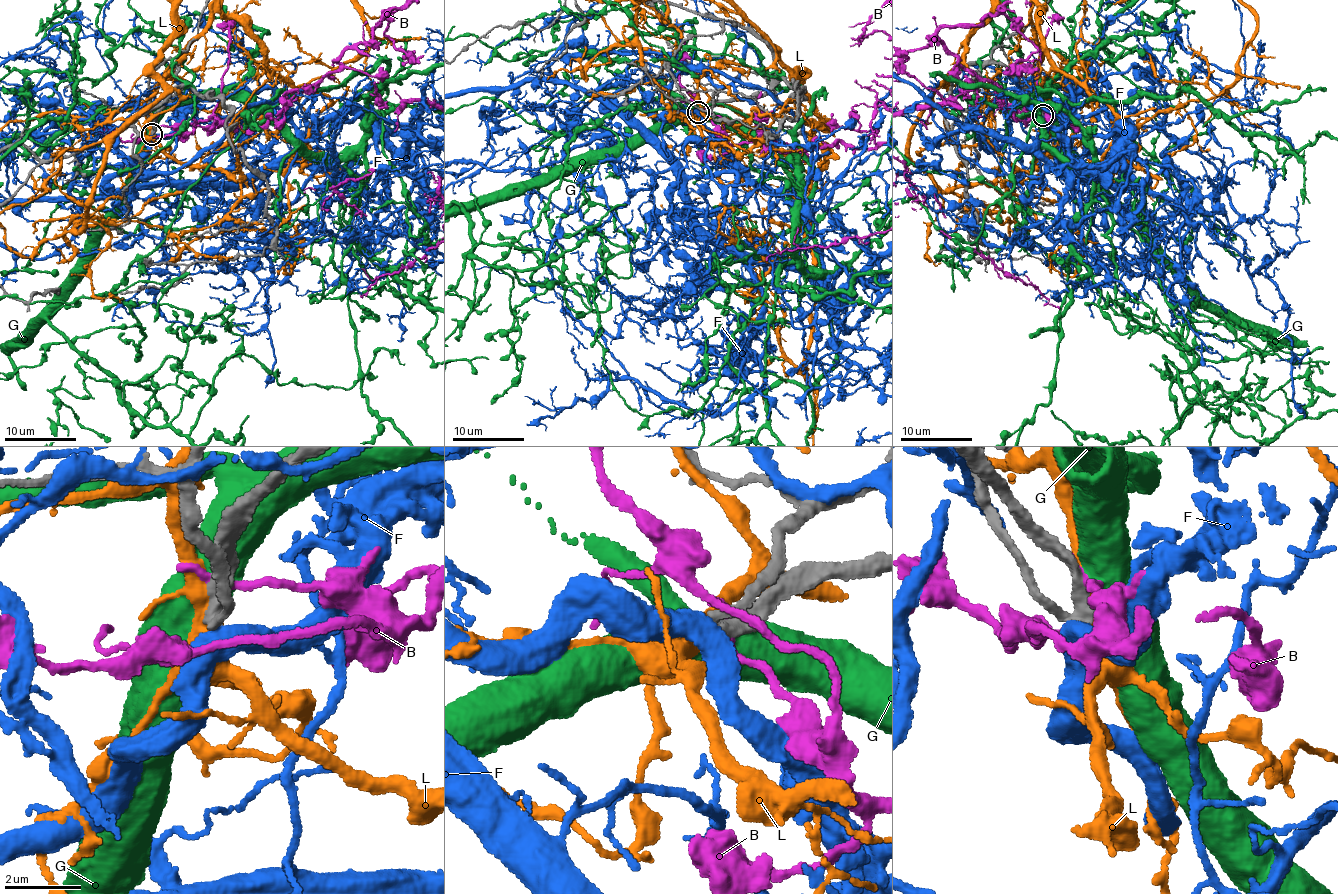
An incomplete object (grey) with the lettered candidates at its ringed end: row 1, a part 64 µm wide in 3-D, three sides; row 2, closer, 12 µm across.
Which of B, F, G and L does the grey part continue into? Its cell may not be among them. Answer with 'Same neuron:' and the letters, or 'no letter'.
Same neuron: no letter

